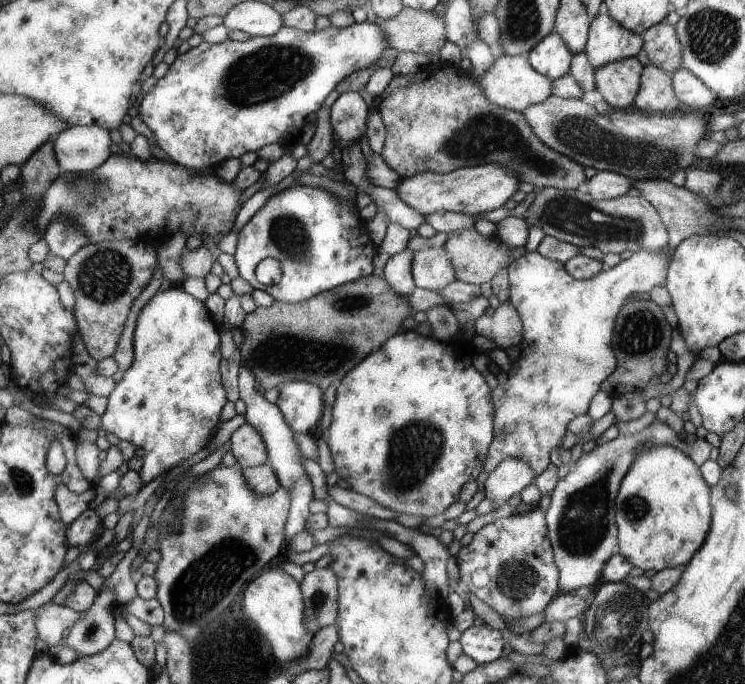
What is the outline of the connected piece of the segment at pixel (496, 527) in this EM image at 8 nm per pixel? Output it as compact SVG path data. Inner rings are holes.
M536 504L528 514L512 514L478 530L472 542L463 546L456 556L462 590L474 594L504 618L529 618L542 612L558 594L558 566L554 562L545 516L545 512Z

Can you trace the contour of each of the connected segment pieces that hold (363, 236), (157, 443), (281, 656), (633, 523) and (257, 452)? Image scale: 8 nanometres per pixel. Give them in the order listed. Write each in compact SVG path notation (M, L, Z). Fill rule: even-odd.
M297 185L277 192L238 230L234 258L240 278L253 289L264 290L275 301L299 303L346 282L372 275L374 266L370 264L370 254L374 258L376 246L372 242L370 250L373 237L360 222L358 212L354 212L354 204L314 186ZM264 258L280 262L282 278L278 284L264 286L256 280L254 270Z
M172 285L169 289L156 292L148 304L142 306L134 326L133 352L134 364L125 370L114 392L107 396L108 404L101 416L101 428L146 452L144 465L139 472L142 480L148 483L200 452L221 422L220 413L227 396L218 370L220 336L203 301L196 300L180 286Z
M284 569L261 572L244 589L241 605L244 616L256 624L256 628L272 646L272 653L282 664L308 656L313 636L304 622L304 596L299 583Z
M662 444L640 452L619 485L615 500L619 552L644 572L688 564L711 530L710 488L696 462L682 451Z
M244 423L230 437L230 450L242 468L262 466L268 462L263 436L251 424Z

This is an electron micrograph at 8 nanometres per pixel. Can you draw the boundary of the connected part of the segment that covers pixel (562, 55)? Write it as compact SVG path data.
M554 31L544 36L544 39L540 40L535 48L532 48L526 58L536 72L555 80L570 74L574 54L563 37Z

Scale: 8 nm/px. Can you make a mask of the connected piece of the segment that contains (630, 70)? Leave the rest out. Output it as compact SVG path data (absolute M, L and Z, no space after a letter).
M638 58L616 60L595 69L595 88L613 109L633 108L638 86L642 86L642 64Z

